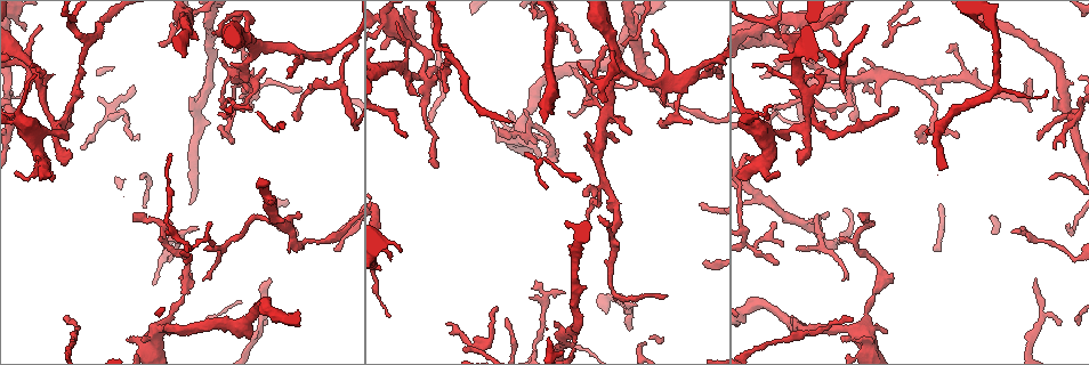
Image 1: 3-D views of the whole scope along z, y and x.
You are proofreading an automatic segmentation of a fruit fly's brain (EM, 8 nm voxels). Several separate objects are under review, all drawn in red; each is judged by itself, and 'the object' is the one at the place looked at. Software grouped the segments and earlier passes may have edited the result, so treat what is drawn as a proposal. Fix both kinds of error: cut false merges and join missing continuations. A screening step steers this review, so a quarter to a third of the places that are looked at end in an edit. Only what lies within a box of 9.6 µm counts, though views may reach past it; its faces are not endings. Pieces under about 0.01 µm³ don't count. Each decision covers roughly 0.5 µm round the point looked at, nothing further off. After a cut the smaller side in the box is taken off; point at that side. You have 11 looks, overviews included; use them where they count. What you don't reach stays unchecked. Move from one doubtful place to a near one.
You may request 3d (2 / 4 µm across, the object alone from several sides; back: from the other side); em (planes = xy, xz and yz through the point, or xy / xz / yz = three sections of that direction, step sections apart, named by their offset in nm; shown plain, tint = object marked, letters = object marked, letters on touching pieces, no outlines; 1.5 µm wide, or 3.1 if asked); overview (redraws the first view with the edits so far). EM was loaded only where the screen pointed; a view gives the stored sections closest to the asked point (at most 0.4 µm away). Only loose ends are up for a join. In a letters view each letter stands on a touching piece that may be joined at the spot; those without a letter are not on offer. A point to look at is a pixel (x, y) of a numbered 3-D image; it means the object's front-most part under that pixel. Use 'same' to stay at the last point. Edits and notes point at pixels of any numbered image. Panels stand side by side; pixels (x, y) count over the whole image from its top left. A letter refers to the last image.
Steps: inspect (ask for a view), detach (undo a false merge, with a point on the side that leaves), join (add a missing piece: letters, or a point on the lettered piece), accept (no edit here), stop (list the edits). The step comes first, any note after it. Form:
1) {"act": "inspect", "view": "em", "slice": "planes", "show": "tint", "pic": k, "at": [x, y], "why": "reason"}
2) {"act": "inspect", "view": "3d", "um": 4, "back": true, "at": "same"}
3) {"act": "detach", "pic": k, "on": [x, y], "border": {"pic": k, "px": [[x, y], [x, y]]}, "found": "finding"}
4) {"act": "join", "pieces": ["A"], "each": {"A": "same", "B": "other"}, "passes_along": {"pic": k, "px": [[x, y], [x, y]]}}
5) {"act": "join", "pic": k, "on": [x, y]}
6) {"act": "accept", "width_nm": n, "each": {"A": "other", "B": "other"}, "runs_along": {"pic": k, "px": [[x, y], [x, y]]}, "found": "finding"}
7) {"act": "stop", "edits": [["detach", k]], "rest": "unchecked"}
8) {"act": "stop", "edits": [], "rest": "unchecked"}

{"act": "inspect", "view": "em", "slice": "xz", "step": 4, "show": "tint", "pic": 1, "at": [188, 46], "why": "an open end"}

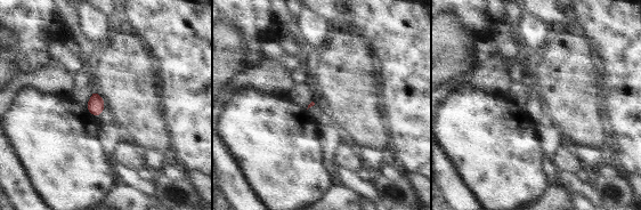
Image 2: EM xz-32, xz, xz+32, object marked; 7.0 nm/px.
{"act": "inspect", "view": "em", "slice": "planes", "show": "letters", "at": "same", "why": "cut it another way"}

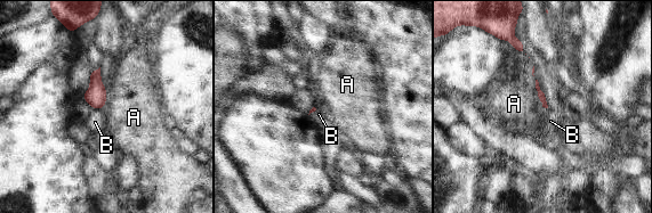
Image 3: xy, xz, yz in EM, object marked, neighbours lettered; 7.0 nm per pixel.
{"act": "accept", "longest_contact_nm": ["A", 220], "each": {"A": "other", "B": "other"}, "found": "no lettered piece goes on from it"}

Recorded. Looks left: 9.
{"act": "inspect", "view": "em", "slice": "planes", "show": "letters", "pic": 1, "at": [868, 26], "why": "free end"}

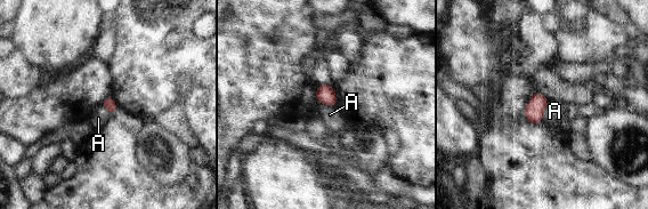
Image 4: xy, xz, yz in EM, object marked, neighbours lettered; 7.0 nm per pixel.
{"act": "accept", "width_nm": 80, "each": {"A": "other"}, "border": {"pic": 4, "px": [[548, 102], [541, 120]]}, "found": "none of them fits"}

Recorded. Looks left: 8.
{"act": "inspect", "view": "3d", "um": 4, "pic": 1, "at": [826, 74], "why": "an open end"}

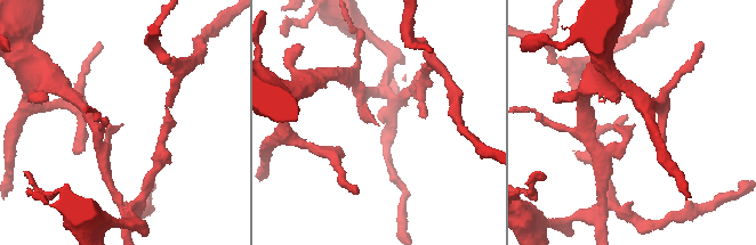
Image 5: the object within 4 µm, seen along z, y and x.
{"act": "inspect", "view": "em", "slice": "planes", "show": "plain", "pic": 5, "at": [633, 124]}

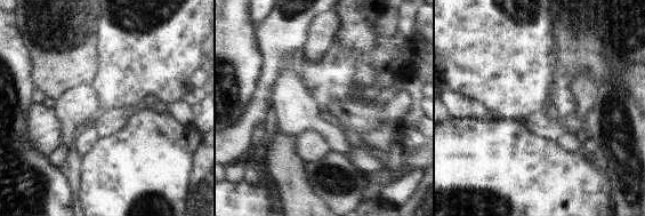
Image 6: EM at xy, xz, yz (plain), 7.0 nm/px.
{"act": "inspect", "view": "em", "slice": "planes", "show": "letters", "at": "same"}

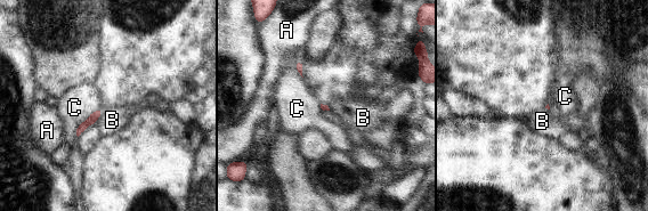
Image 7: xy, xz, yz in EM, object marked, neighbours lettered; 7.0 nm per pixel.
{"act": "accept", "each": {"A": "other", "B": "other", "C": "other"}, "border": {"pic": 7, "px": [[104, 111], [94, 123]]}, "found": "no lettered piece goes on from it"}

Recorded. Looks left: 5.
{"act": "inspect", "view": "em", "slice": "planes", "show": "letters", "pic": 1, "at": [958, 136], "why": "thin end"}

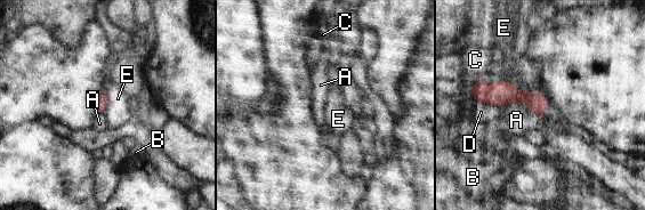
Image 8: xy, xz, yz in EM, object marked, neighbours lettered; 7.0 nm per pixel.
{"act": "accept", "each": {"A": "other", "B": "other", "C": "other", "D": "other", "E": "other"}, "runs_along": {"pic": 8, "px": [[477, 96], [526, 97], [543, 111]]}, "found": "no lettered piece goes on from it"}

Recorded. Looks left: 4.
{"act": "inspect", "view": "em", "slice": "xz", "step": 8, "show": "tint", "pic": 1, "at": [887, 331], "why": "stops while still wide"}

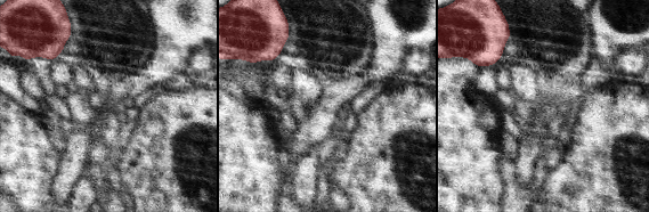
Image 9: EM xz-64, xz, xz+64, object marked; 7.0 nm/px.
{"act": "inspect", "view": "em", "slice": "planes", "show": "letters", "at": "same", "why": "another direction"}

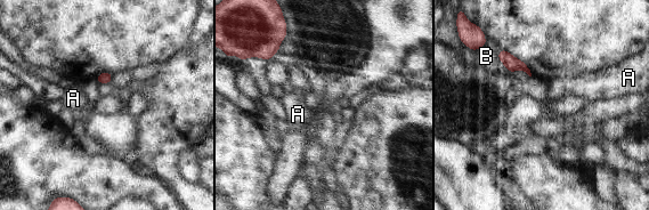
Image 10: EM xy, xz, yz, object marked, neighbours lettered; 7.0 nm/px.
{"act": "accept", "each": {"A": "other", "B": "other"}, "border": {"pic": 10, "px": [[497, 51], [499, 59], [508, 71]]}, "found": "none of them fits"}

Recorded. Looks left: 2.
{"act": "stop", "edits": [], "rest": "unchecked"}

